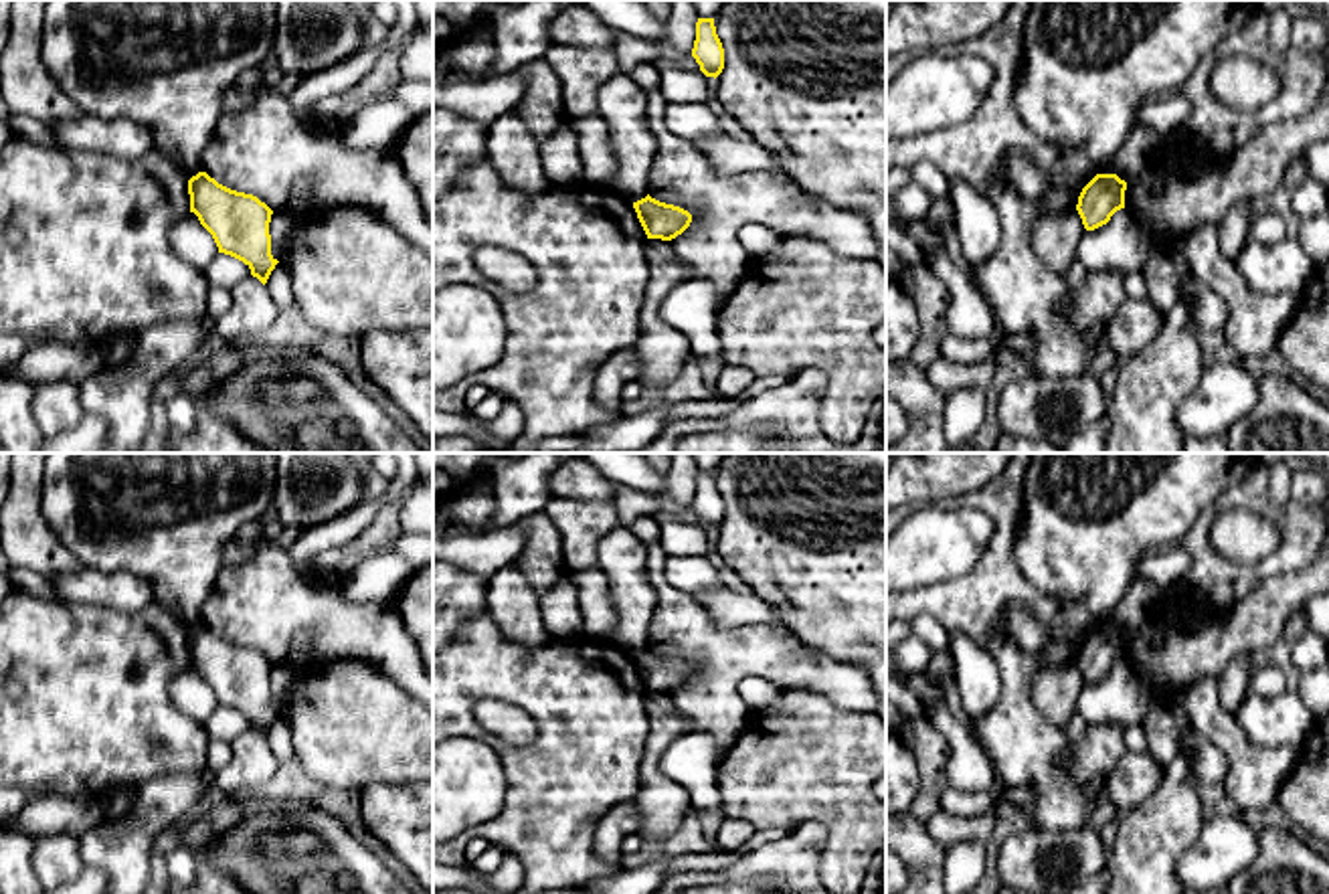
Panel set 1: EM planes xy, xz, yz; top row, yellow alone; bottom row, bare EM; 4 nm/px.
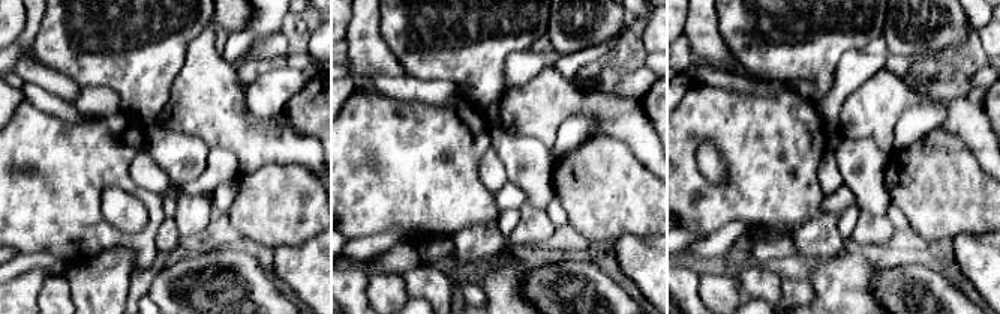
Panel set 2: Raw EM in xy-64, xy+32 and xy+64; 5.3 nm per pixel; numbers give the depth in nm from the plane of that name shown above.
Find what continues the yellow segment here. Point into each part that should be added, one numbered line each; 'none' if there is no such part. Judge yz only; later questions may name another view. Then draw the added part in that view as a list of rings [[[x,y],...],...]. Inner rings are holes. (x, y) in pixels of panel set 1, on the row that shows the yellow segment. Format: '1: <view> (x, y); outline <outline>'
none

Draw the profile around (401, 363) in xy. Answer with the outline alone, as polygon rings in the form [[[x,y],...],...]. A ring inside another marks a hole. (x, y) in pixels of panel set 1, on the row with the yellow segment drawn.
[[[433,324],[366,334],[360,340],[360,362],[368,380],[433,443]]]

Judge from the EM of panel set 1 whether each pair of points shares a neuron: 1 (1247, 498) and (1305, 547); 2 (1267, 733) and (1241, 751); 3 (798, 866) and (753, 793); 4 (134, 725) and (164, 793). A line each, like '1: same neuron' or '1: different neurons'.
1: same neuron
2: different neurons
3: different neurons
4: different neurons

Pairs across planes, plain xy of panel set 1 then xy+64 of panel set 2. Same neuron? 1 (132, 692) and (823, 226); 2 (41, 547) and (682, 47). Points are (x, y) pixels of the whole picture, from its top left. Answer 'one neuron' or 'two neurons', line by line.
1: two neurons
2: two neurons

